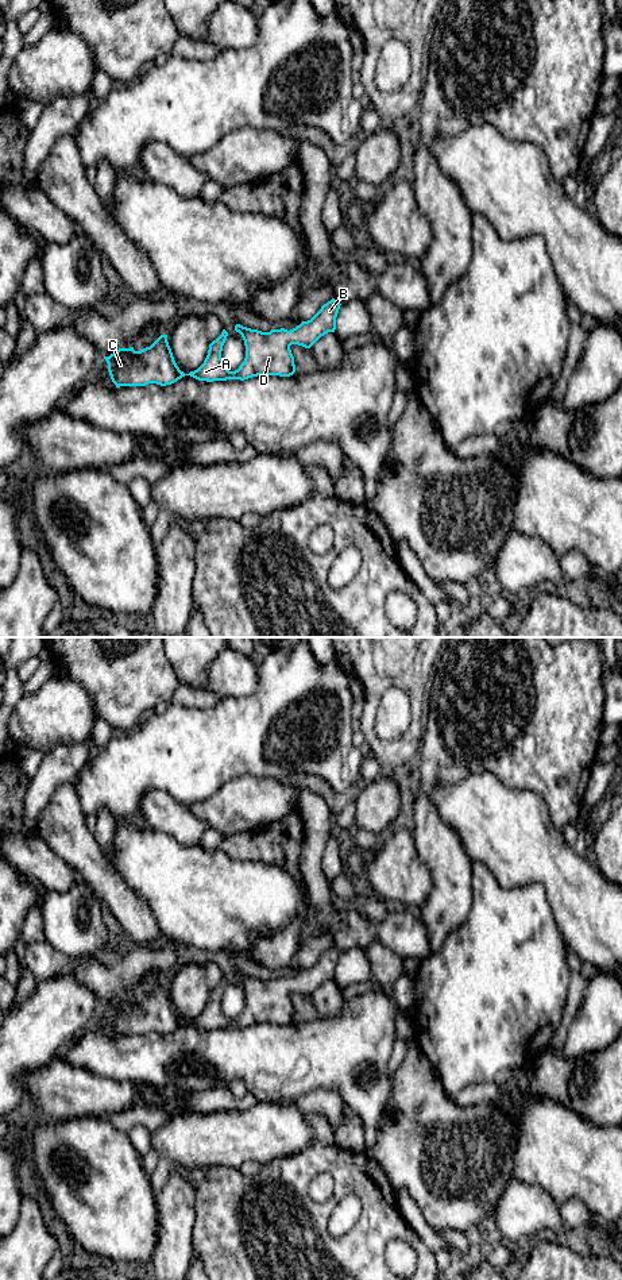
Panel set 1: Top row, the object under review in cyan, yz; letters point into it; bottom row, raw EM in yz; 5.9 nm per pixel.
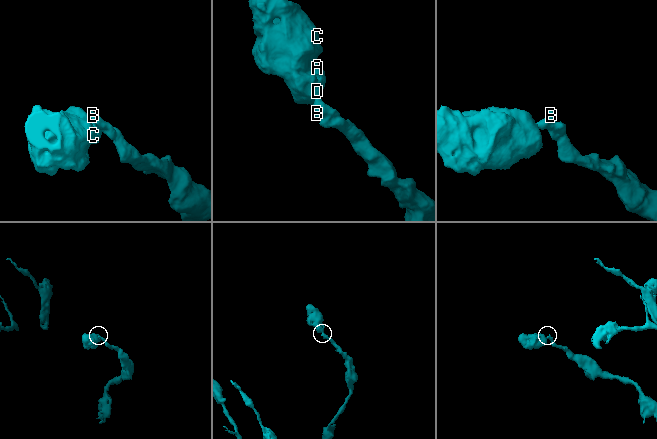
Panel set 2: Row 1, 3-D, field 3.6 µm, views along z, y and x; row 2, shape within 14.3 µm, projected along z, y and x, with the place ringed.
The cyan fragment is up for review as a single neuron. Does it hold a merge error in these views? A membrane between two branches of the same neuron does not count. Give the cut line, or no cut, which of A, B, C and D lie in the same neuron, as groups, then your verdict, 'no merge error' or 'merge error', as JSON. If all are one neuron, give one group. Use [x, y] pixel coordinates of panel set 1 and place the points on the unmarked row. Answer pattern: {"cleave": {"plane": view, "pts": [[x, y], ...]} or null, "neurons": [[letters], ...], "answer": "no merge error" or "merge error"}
{"cleave": null, "neurons": [["A", "B", "C", "D"]], "answer": "no merge error"}

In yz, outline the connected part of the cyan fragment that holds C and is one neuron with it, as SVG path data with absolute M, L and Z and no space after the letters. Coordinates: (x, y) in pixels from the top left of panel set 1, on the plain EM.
M332 946L310 968L302 969L290 979L281 976L262 980L236 972L235 979L244 988L246 1006L235 1019L229 1019L221 1007L223 994L228 984L225 978L209 992L204 1011L189 1022L177 1014L167 983L161 983L150 995L140 999L135 999L134 995L119 996L104 1007L116 1036L146 1034L148 1032L166 1034L185 1023L206 1030L244 1029L258 1023L290 1025L295 1021L290 994L298 992L310 996L321 984L335 980L340 953Z

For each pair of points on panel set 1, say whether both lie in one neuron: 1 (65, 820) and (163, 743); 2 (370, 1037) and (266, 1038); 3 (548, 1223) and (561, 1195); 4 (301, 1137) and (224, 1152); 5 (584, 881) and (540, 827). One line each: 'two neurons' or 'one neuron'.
1: two neurons
2: one neuron
3: two neurons
4: one neuron
5: one neuron

